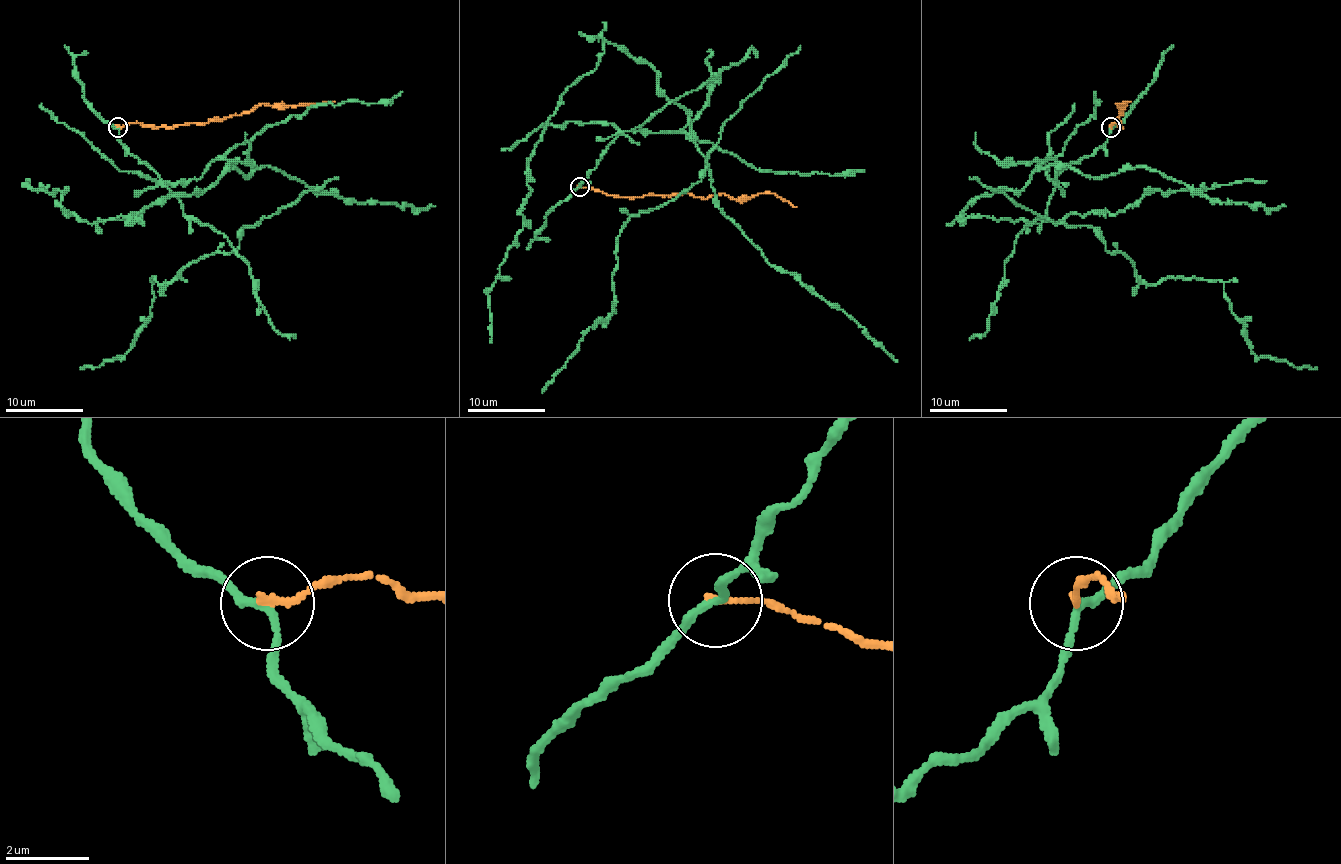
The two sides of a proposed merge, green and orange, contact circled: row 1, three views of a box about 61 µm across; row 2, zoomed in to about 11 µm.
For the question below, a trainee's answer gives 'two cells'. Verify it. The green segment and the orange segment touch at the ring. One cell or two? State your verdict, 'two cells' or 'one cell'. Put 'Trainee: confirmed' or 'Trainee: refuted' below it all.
two cells
Trainee: confirmed

